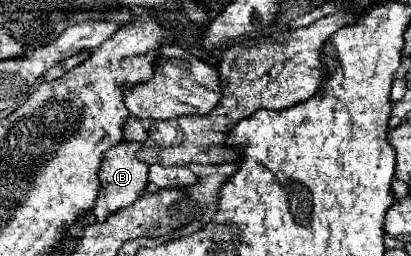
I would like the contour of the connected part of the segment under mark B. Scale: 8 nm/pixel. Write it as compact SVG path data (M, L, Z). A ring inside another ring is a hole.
M120 142L104 154L104 162L100 168L100 186L102 188L100 188L96 204L94 204L96 222L104 222L104 220L108 220L108 216L112 212L134 204L140 198L140 194L146 190L146 186L148 186L148 164L140 162L136 158L138 150L140 150L138 142Z

